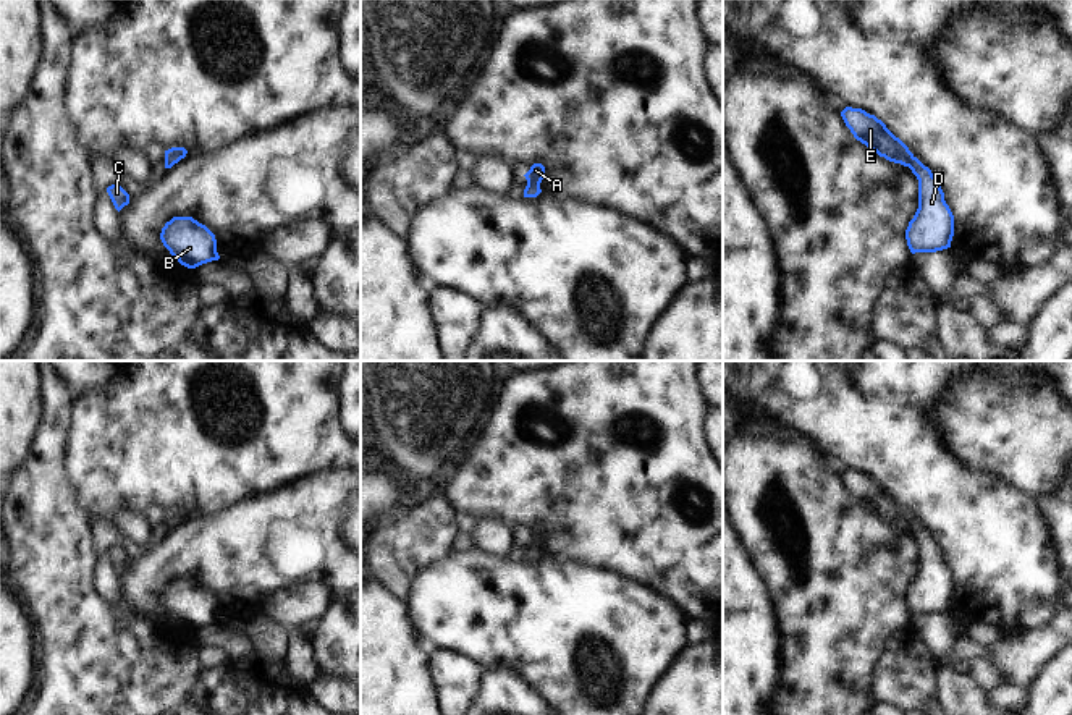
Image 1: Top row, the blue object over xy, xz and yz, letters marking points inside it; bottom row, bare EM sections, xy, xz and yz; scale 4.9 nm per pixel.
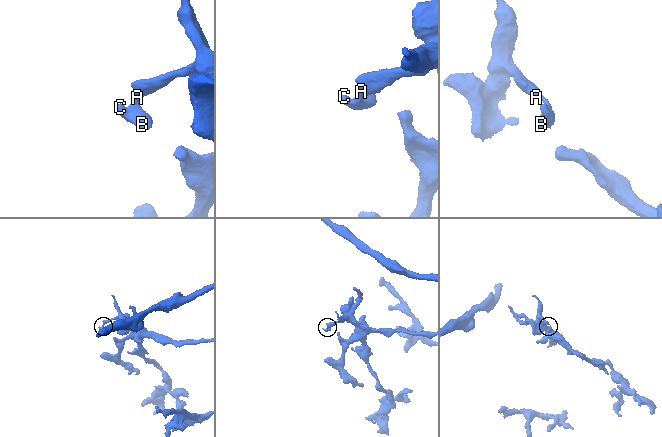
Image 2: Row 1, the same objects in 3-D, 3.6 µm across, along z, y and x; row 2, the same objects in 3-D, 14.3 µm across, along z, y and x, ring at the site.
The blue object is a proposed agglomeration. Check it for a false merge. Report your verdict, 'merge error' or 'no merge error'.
no merge error

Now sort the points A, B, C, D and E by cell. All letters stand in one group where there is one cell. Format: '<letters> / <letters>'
A B C D E

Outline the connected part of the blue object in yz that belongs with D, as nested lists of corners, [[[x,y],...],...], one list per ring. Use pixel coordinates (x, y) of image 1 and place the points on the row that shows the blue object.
[[[846,107],[841,116],[857,141],[886,160],[909,167],[917,176],[918,209],[905,230],[910,252],[936,252],[951,248],[954,215],[931,170],[875,115]]]

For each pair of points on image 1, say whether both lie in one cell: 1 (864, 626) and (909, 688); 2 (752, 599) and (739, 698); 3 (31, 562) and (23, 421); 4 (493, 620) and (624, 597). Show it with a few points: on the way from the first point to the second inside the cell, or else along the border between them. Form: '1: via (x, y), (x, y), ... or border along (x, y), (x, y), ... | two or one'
1: border along (907, 625), (891, 636), (875, 670), (873, 691) | two
2: via (739, 623), (739, 673) | one
3: border along (39, 421), (31, 448), (16, 469) | two
4: via (526, 618), (592, 618) | one

